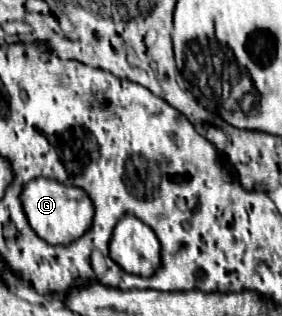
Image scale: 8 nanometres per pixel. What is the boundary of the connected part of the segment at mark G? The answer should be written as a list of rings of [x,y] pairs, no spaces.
[[[38,177],[28,181],[20,193],[20,203],[26,213],[28,225],[34,229],[34,233],[52,245],[72,243],[72,239],[84,235],[84,231],[88,231],[88,227],[92,225],[94,207],[88,195],[84,195],[84,191],[80,191],[78,187],[62,185],[54,179]]]

